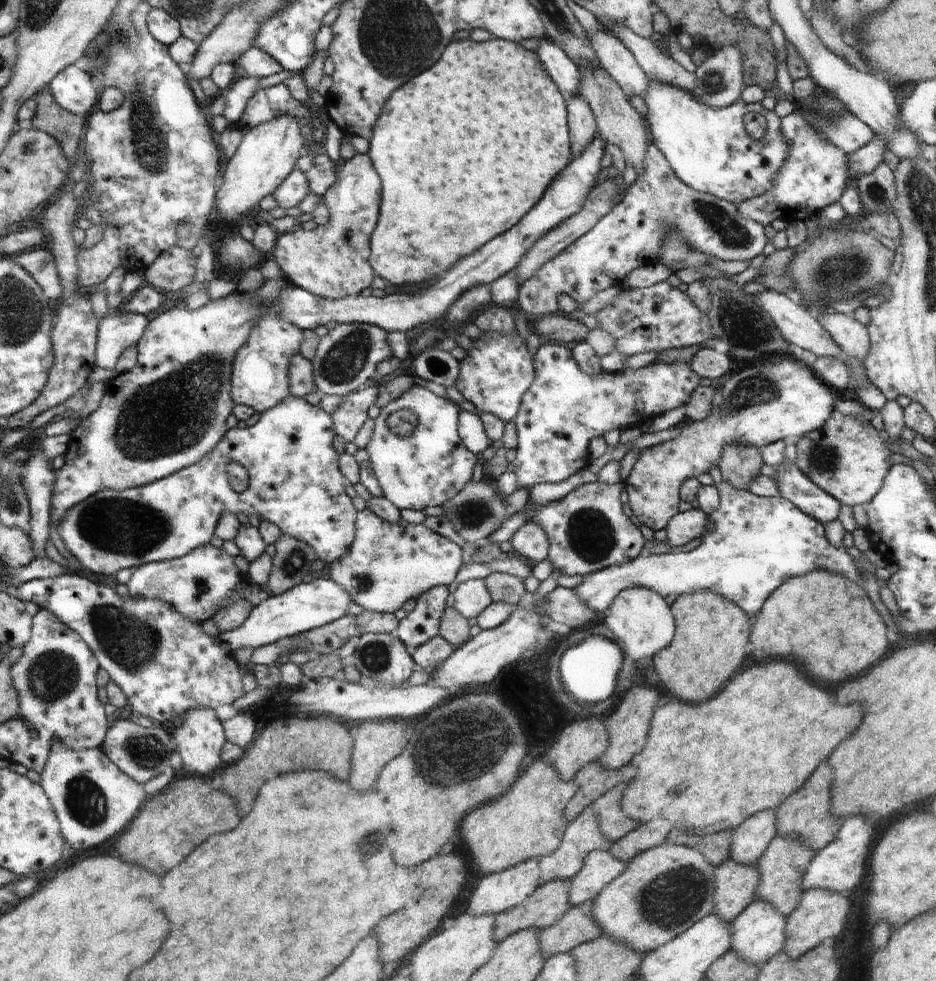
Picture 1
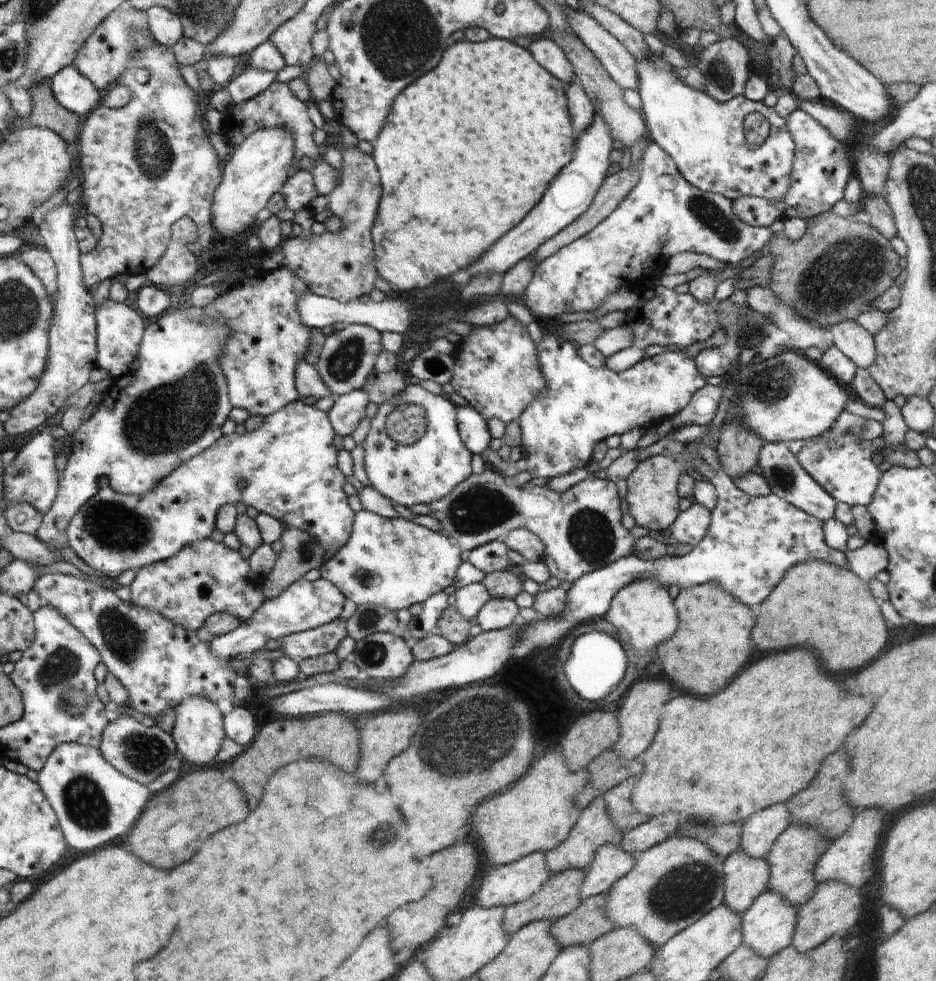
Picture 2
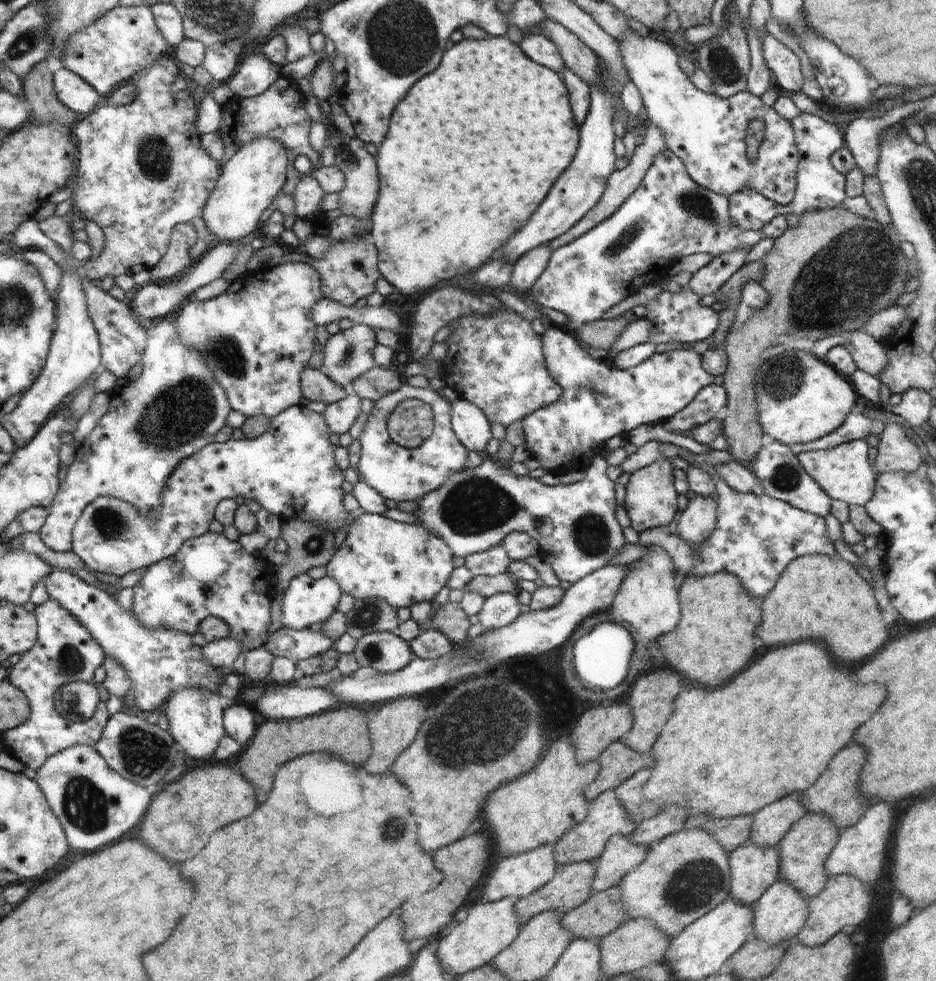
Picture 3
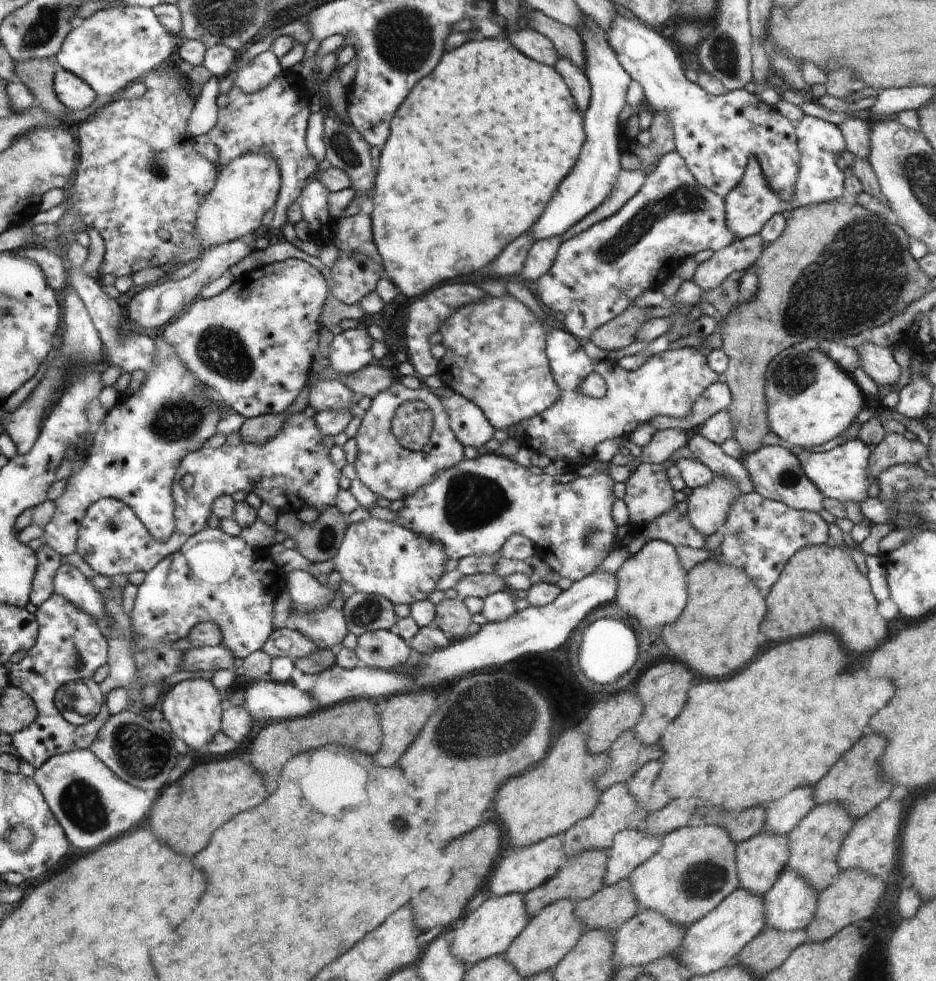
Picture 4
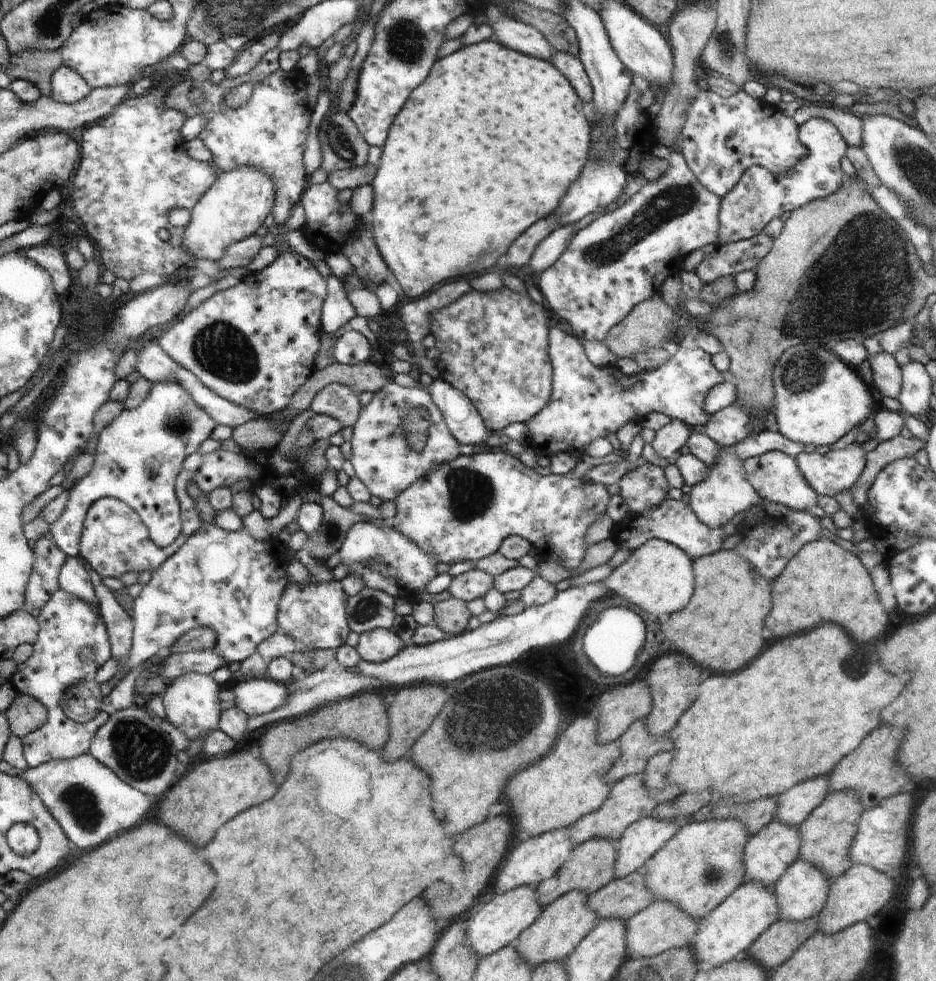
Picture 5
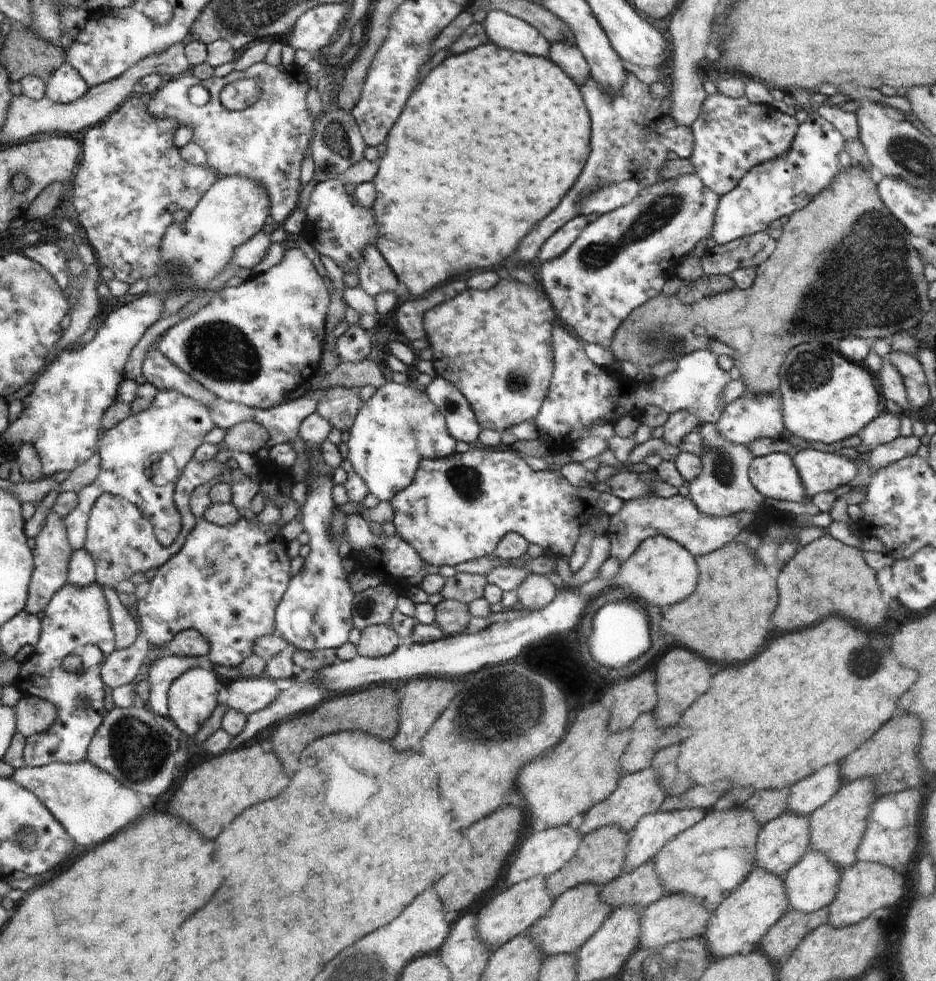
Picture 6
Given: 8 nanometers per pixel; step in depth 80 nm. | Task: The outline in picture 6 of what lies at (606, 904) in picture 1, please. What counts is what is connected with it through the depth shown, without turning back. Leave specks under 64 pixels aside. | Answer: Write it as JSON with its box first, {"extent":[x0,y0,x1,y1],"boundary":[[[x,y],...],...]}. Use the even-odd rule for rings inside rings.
{"extent":[652,807,761,911],"boundary":[[[742,807],[709,810],[700,823],[669,840],[652,861],[668,892],[690,895],[713,911],[756,868],[757,836],[761,827],[753,812]]]}

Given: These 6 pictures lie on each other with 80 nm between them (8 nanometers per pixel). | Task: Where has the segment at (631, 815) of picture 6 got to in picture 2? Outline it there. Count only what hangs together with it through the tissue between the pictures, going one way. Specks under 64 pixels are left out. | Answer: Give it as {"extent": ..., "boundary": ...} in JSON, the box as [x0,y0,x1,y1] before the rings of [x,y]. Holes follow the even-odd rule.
{"extent":[545,795,624,873],"boundary":[[[603,795],[597,796],[586,808],[581,810],[580,819],[577,820],[567,839],[552,851],[545,854],[549,869],[553,873],[566,869],[587,869],[597,856],[598,850],[605,844],[619,845],[624,833],[617,827],[609,810],[605,805]]]}

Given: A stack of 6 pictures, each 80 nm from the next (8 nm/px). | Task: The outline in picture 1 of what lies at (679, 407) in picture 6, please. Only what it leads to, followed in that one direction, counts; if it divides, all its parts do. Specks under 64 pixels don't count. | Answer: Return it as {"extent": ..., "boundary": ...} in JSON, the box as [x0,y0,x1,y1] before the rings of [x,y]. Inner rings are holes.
{"extent":[515,342,701,487],"boundary":[[[542,342],[533,357],[535,379],[524,396],[520,412],[515,420],[518,445],[516,466],[520,487],[534,486],[540,482],[560,482],[570,474],[588,466],[588,444],[596,436],[604,436],[608,431],[618,431],[624,427],[641,425],[653,420],[668,410],[685,405],[698,386],[701,378],[691,369],[690,364],[680,361],[655,361],[647,366],[631,369],[630,367],[617,373],[604,370],[596,374],[588,374],[578,366],[573,354],[562,343]]]}

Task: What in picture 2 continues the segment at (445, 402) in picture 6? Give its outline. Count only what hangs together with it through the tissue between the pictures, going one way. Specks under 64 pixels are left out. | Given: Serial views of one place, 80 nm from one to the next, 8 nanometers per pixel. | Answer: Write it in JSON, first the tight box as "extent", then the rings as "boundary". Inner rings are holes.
{"extent":[457,405,491,454],"boundary":[[[470,405],[457,407],[458,430],[461,439],[473,454],[480,454],[489,447],[491,434],[484,417]]]}

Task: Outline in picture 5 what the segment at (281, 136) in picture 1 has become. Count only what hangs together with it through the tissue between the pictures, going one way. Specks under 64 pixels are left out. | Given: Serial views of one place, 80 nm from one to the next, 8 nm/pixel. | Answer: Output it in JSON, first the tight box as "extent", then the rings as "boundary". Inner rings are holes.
{"extent":[180,167,276,269],"boundary":[[[259,167],[235,168],[218,176],[217,182],[190,211],[191,219],[183,230],[181,246],[191,262],[180,269],[190,268],[200,260],[217,262],[231,245],[252,236],[273,211],[272,206],[276,206],[274,187],[273,180]]]}

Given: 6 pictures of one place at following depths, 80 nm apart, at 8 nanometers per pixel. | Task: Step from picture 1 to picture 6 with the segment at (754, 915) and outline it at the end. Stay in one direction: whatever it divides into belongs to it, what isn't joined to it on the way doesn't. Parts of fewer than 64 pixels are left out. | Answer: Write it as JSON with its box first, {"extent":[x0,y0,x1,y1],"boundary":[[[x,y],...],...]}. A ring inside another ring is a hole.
{"extent":[782,849,843,913],"boundary":[[[816,849],[806,851],[804,856],[782,877],[789,893],[789,910],[796,909],[803,913],[809,913],[822,907],[828,907],[837,898],[837,892],[840,891],[843,870],[826,853]]]}

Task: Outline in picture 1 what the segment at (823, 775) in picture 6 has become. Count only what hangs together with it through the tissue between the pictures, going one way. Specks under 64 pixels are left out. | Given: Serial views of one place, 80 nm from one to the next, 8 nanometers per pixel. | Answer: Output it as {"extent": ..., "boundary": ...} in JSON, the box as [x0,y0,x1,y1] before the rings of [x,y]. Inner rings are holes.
{"extent":[730,810,777,865],"boundary":[[[775,810],[757,812],[749,816],[731,833],[730,856],[736,862],[754,865],[777,835]]]}

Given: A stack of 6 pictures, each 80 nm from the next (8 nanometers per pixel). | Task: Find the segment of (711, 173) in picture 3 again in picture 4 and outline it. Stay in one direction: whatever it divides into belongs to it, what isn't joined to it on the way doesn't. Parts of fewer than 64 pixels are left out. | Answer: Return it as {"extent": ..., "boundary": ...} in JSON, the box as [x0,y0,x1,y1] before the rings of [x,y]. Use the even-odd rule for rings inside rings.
{"extent":[607,10,801,199],"boundary":[[[618,10],[613,16],[607,32],[609,43],[620,58],[621,65],[635,81],[642,85],[648,107],[653,109],[654,114],[668,117],[676,137],[675,151],[685,159],[689,171],[693,173],[697,182],[705,185],[710,192],[725,197],[739,186],[744,178],[744,170],[750,156],[755,156],[769,185],[783,199],[792,199],[800,172],[801,152],[798,150],[796,140],[796,124],[789,117],[786,117],[775,105],[763,103],[758,95],[746,89],[713,95],[706,92],[701,85],[688,82],[682,72],[678,54],[672,50],[672,46],[655,29],[650,30],[648,25],[622,10]]]}

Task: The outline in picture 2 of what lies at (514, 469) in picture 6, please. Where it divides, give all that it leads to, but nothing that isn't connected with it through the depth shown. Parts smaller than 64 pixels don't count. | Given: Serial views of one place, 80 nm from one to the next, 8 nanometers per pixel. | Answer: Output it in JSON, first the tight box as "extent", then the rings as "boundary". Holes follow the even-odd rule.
{"extent":[428,460,634,583],"boundary":[[[596,460],[588,463],[588,476],[565,492],[555,492],[547,486],[540,487],[532,483],[525,483],[519,487],[512,477],[501,475],[487,464],[481,474],[470,474],[468,479],[458,483],[447,495],[428,503],[429,515],[440,522],[444,530],[443,535],[447,536],[460,552],[473,551],[492,541],[502,541],[510,531],[526,528],[536,533],[545,544],[546,565],[551,576],[561,582],[566,580],[573,583],[589,572],[606,567],[622,557],[629,557],[634,550],[634,538],[620,522],[622,512],[620,512],[620,498],[616,496],[618,494],[616,483],[596,476],[601,470],[598,463]]]}

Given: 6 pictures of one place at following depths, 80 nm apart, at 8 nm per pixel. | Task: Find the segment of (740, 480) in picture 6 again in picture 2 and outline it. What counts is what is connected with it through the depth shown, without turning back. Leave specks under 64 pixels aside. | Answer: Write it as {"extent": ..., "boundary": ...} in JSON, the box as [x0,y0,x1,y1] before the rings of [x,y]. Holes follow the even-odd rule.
{"extent":[670,501,712,546],"boundary":[[[698,501],[680,512],[676,522],[670,526],[671,538],[682,544],[696,546],[709,532],[712,526],[712,512]]]}

